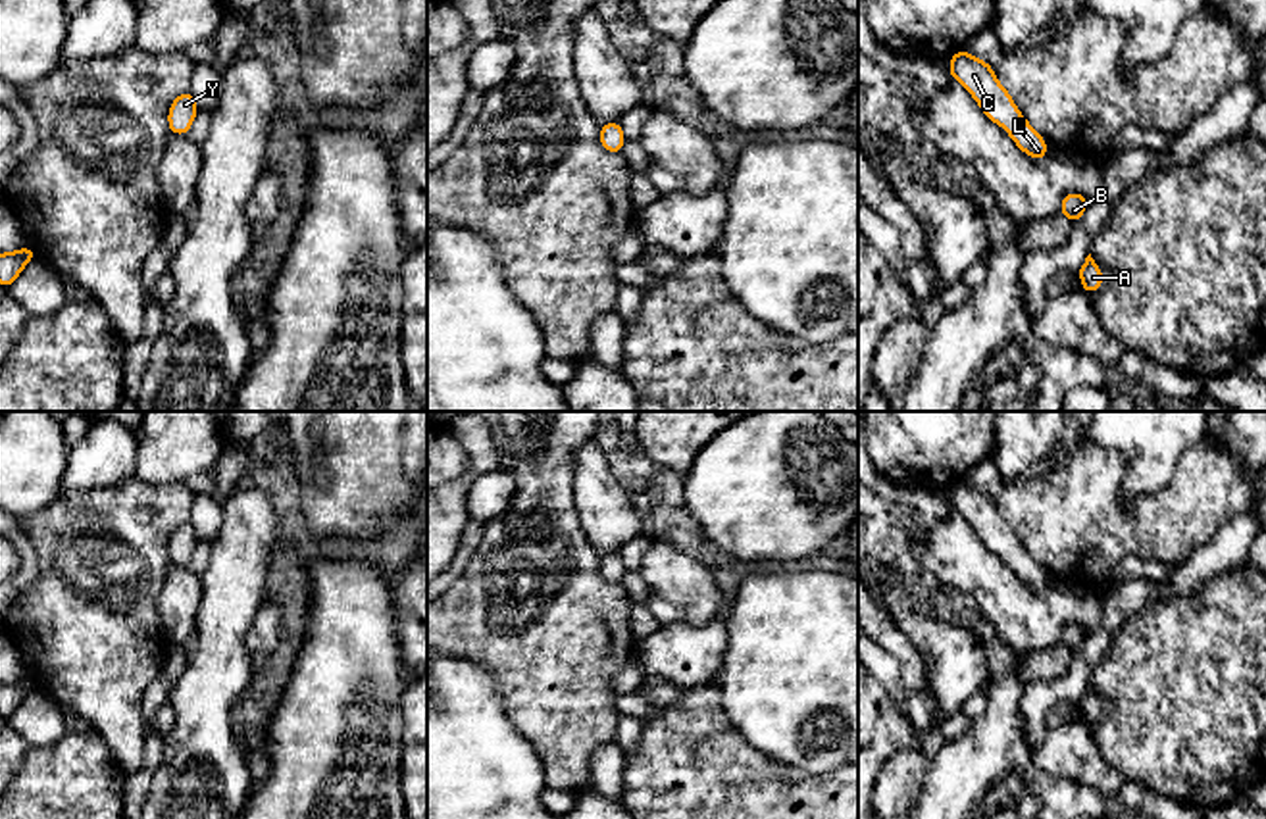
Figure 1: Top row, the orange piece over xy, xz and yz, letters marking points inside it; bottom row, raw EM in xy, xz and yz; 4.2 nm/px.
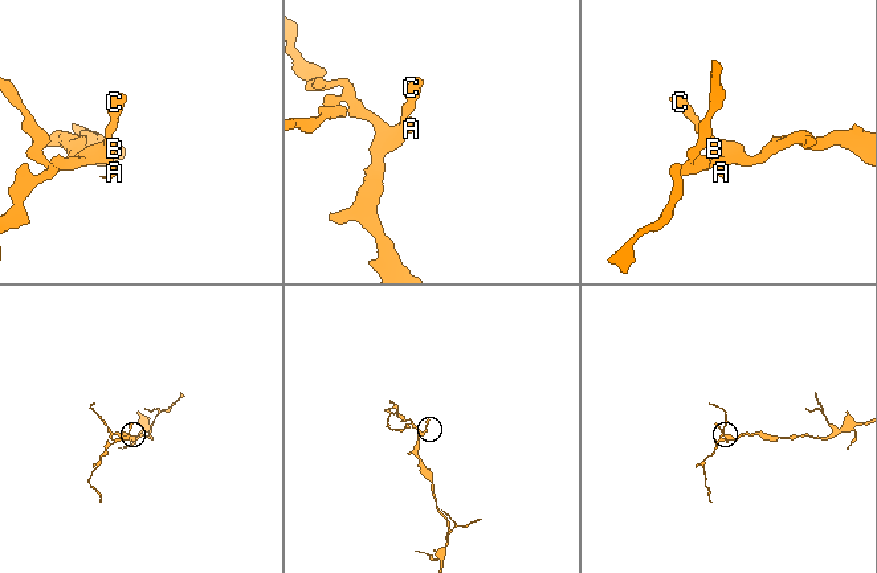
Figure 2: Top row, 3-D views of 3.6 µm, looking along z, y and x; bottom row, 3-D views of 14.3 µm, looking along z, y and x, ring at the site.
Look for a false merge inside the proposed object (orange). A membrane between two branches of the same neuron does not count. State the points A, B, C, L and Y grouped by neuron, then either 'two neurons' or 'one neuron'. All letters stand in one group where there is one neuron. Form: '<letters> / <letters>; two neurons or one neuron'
A B C L Y; one neuron

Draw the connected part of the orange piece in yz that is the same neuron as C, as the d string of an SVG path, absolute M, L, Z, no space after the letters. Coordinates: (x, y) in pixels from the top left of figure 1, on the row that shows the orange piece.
M964 48L950 56L949 75L972 94L989 121L1000 125L1010 135L1022 152L1031 160L1045 160L1049 156L1047 138L1020 113L989 62L974 58Z

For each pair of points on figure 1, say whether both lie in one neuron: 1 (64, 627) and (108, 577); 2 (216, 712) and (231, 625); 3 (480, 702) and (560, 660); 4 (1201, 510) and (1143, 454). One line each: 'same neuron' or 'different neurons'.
1: same neuron
2: same neuron
3: different neurons
4: different neurons

